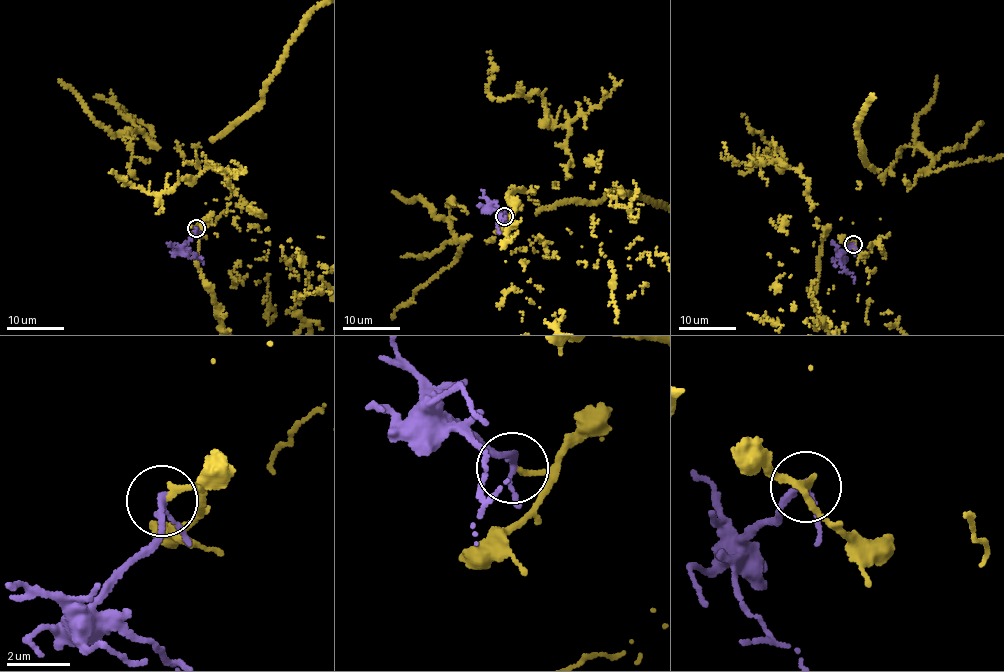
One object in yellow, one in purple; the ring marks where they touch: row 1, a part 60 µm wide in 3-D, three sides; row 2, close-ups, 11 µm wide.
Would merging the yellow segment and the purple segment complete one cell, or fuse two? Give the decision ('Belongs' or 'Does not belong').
Does not belong

